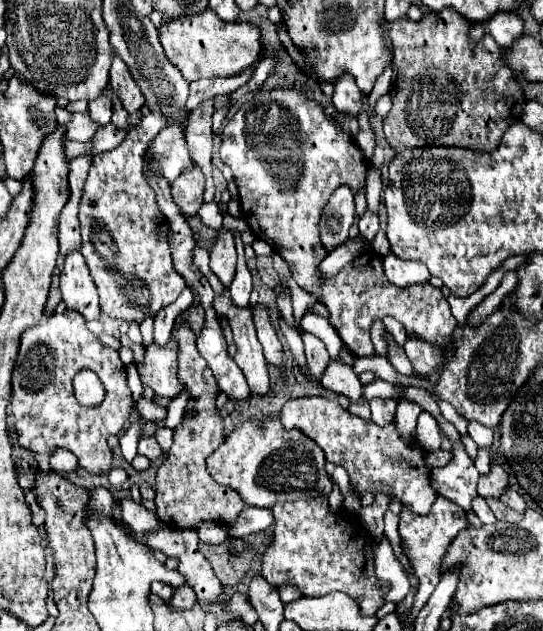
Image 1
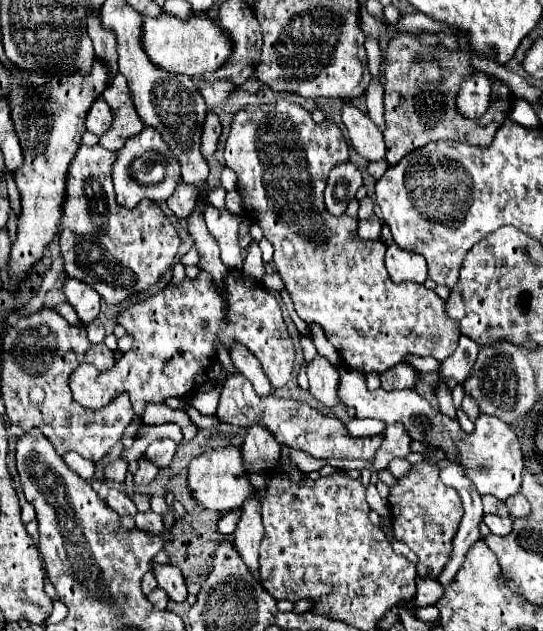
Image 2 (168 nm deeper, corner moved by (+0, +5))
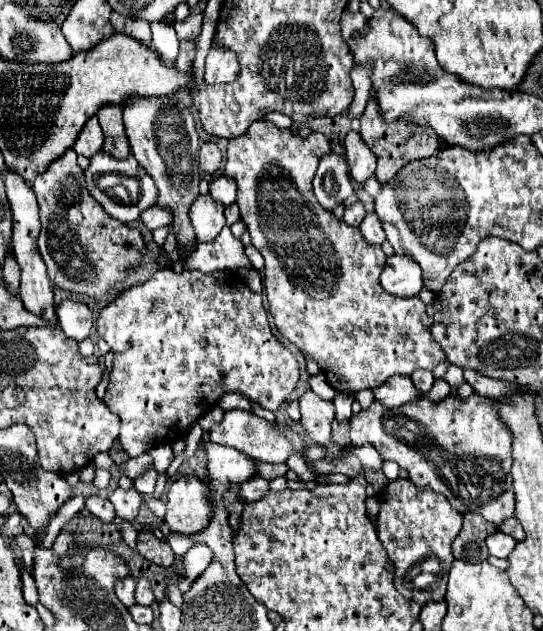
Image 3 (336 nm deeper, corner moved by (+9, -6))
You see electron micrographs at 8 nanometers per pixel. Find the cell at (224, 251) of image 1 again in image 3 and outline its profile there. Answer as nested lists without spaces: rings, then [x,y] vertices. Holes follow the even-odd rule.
[[[199,196],[193,202],[189,216],[199,242],[213,242],[225,226],[223,204],[215,202],[211,196]]]

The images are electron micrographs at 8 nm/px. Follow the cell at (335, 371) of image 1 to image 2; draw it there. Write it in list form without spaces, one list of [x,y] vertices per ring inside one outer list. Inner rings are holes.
[[[340,369],[340,387],[338,395],[346,407],[354,407],[358,419],[380,419],[384,423],[402,423],[412,441],[420,441],[428,447],[442,449],[448,461],[458,461],[462,469],[466,469],[466,477],[474,481],[474,487],[480,495],[494,495],[502,503],[520,491],[524,457],[520,449],[520,439],[512,431],[510,425],[500,421],[494,415],[480,413],[474,421],[474,431],[466,433],[458,421],[436,411],[424,397],[420,397],[414,389],[402,391],[384,391],[376,389],[370,393],[366,389],[366,379],[358,371]]]

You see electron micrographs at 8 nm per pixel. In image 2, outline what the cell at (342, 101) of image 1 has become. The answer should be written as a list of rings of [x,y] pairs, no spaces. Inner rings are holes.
[[[344,99],[344,105],[342,105],[342,121],[344,121],[344,127],[348,129],[350,143],[360,157],[364,157],[366,161],[384,159],[386,145],[384,145],[384,135],[380,127],[374,121],[370,121],[366,113],[356,109],[348,99]]]

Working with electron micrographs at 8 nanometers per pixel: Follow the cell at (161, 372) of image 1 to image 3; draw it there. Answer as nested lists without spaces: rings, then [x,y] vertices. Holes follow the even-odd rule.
[[[157,272],[143,286],[119,294],[101,310],[97,318],[97,334],[111,344],[115,352],[115,364],[103,402],[111,412],[121,416],[119,438],[131,458],[161,442],[183,438],[169,436],[169,432],[185,432],[227,392],[241,392],[263,408],[275,412],[289,398],[299,380],[299,364],[273,336],[267,310],[261,304],[261,294],[249,290],[239,272]]]

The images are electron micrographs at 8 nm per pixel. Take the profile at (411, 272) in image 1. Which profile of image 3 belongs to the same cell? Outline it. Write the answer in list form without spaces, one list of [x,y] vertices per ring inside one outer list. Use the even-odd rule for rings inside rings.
[[[389,256],[381,274],[381,286],[393,296],[417,296],[423,288],[421,268],[409,256]]]

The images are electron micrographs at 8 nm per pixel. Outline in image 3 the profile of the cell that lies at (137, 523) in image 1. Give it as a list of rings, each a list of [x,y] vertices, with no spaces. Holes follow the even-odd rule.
[[[89,496],[85,500],[85,510],[89,510],[93,516],[97,516],[103,522],[113,522],[115,520],[115,508],[109,500],[101,496]]]

